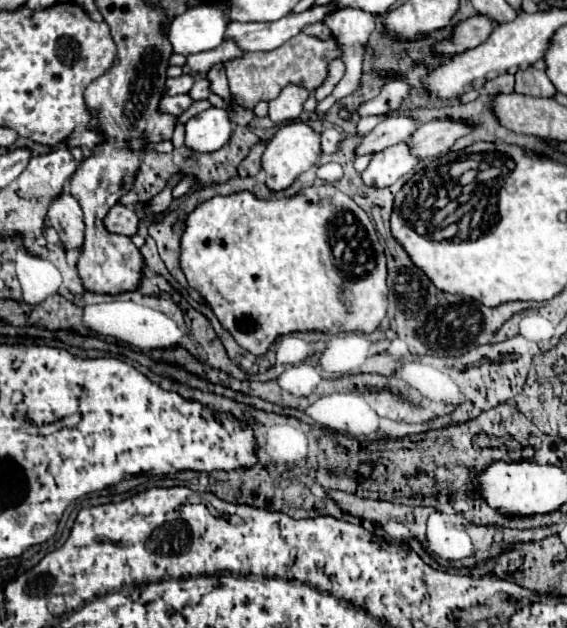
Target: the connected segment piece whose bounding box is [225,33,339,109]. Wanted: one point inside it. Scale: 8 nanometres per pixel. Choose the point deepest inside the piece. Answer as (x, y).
(255, 77)

